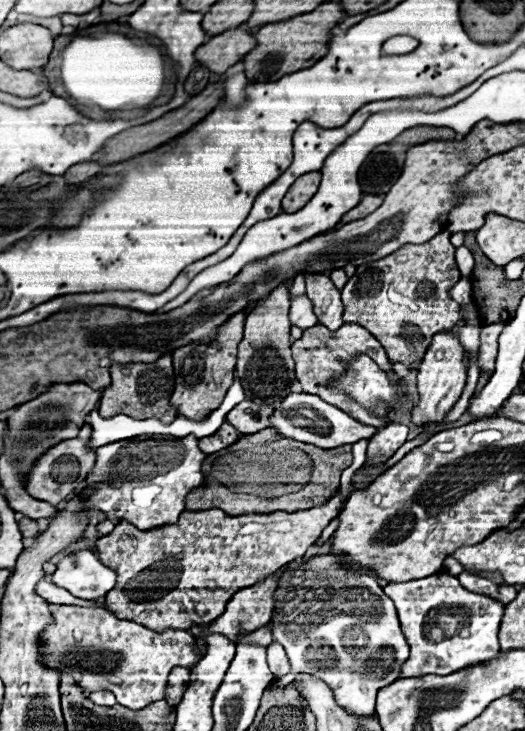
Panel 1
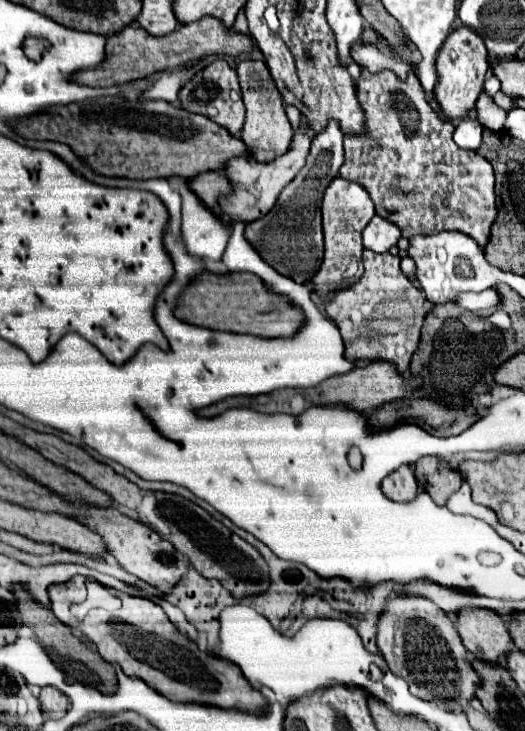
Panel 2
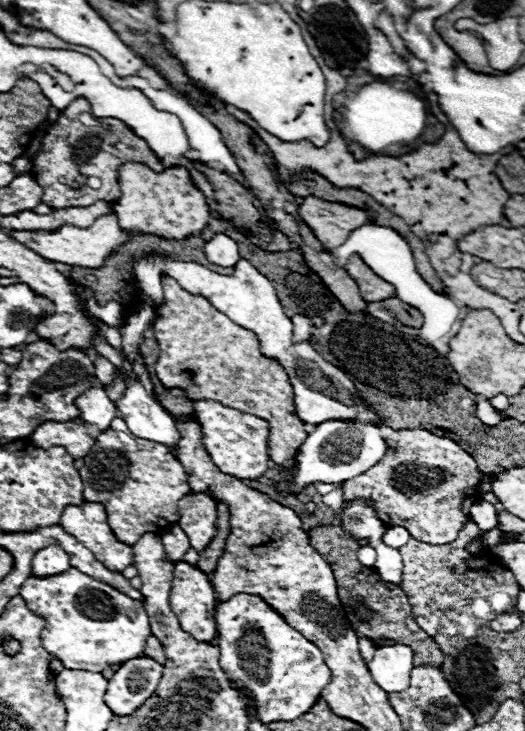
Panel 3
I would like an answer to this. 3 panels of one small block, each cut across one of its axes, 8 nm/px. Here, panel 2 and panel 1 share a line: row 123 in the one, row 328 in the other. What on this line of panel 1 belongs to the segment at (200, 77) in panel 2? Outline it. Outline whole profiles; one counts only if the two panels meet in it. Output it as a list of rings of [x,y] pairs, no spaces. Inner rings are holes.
[[[240,310],[232,314],[222,326],[218,326],[216,340],[214,340],[214,346],[218,348],[218,352],[214,356],[206,356],[204,350],[208,346],[200,342],[190,342],[188,346],[180,346],[172,352],[174,374],[176,374],[172,404],[178,408],[178,414],[186,418],[206,418],[210,410],[216,410],[218,404],[222,404],[222,398],[226,396],[226,390],[232,386],[232,380],[234,380],[236,348],[238,348],[238,342],[242,340],[244,320],[246,320],[246,310]]]

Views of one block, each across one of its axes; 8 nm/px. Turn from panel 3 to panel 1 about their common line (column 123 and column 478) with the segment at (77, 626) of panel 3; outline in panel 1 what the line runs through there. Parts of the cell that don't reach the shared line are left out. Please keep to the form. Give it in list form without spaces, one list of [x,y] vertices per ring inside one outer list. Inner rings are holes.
[[[438,572],[422,580],[390,582],[384,586],[384,594],[396,604],[402,632],[410,642],[410,658],[402,666],[404,678],[422,674],[446,676],[498,656],[498,626],[504,604],[466,590],[458,584],[456,576]]]

